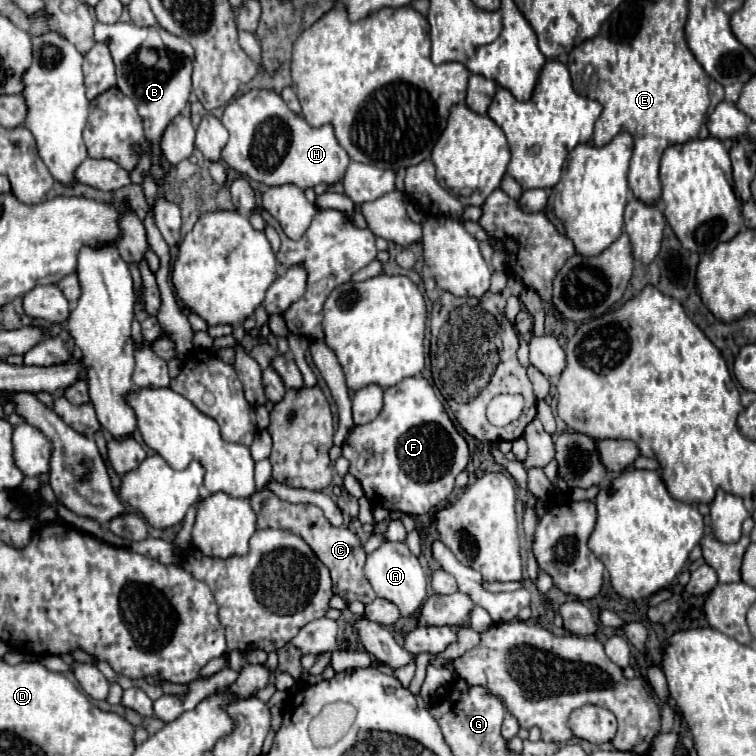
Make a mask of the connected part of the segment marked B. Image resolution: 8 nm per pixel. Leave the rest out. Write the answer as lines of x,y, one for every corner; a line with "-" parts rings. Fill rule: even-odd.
100,24
94,26
94,42
106,42
112,54
112,60
116,64
116,78
118,78
118,90
124,92
128,98
134,100
138,106
138,114
144,122
146,138
152,146
154,154
154,166
152,176
162,178
164,170
158,166
160,156
160,136
164,128
172,122
174,116
182,112
182,108
188,104
190,92
192,92
192,68
194,68
194,48
188,44
188,40
180,36
172,36
172,32
152,26
152,28
138,28
134,24
-
152,48
158,54
158,62
154,66
146,66
144,62
132,62
132,56
142,50

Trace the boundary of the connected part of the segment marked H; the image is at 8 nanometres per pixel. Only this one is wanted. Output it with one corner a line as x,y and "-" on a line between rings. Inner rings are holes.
250,90
240,98
234,98
222,114
222,124
230,132
230,140
222,150
222,162
238,174
262,182
266,186
296,184
298,188
314,188
320,182
340,182
350,158
338,144
334,128
324,124
320,128
308,126
308,122
294,114
280,94
272,90

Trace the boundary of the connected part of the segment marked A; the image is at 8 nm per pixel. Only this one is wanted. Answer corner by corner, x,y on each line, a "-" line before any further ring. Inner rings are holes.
400,542
382,544
378,550
368,554
364,572
366,572
368,582
374,588
376,596
396,604
404,618
410,618
414,612
418,612
418,608
422,608
422,604
426,600
428,578
426,578
424,568
420,566
418,558
410,552
410,548
406,544
400,544

